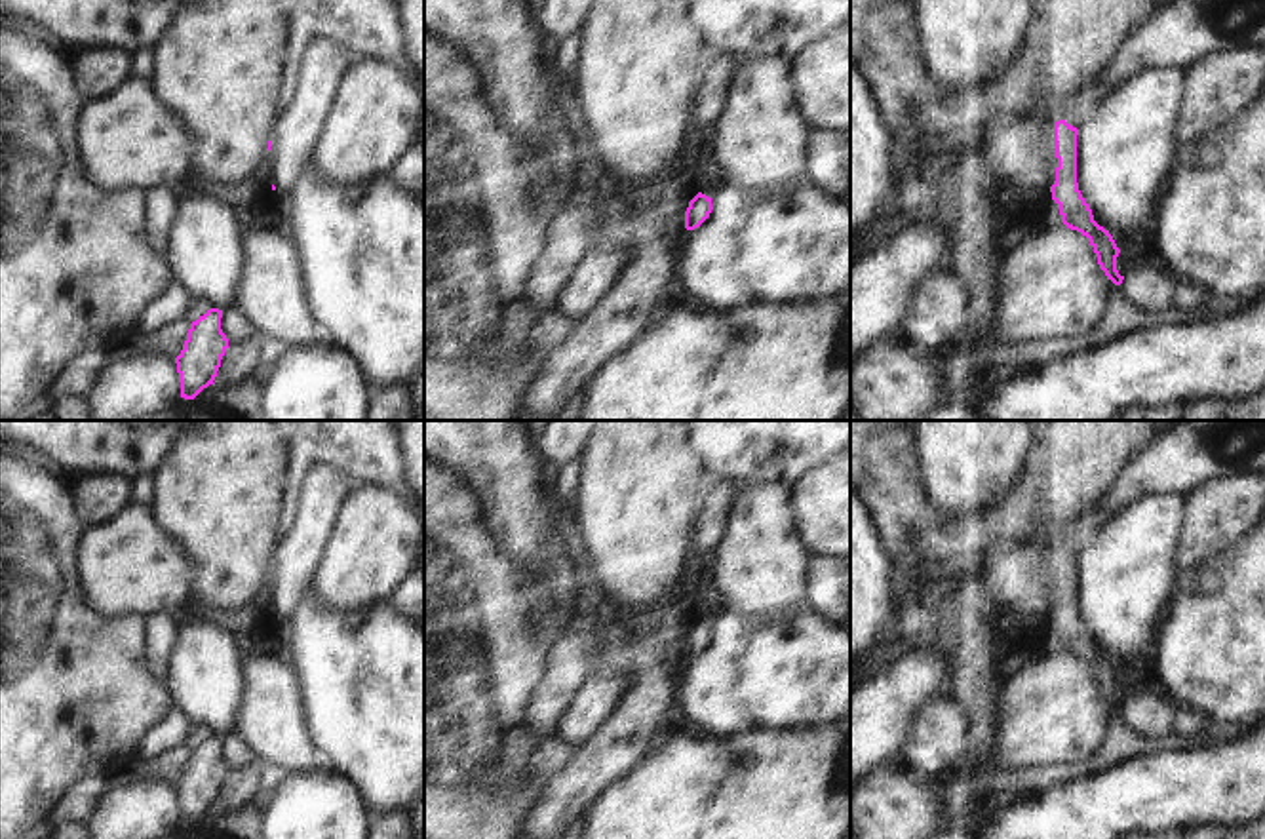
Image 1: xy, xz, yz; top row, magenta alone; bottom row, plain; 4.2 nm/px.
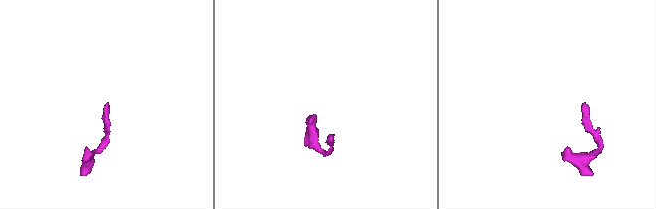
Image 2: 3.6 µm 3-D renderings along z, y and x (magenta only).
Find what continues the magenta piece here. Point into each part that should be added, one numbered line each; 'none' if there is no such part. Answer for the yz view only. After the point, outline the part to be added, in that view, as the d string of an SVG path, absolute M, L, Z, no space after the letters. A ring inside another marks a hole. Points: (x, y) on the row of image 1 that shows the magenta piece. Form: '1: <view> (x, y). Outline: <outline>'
1: yz (1071, 111). Outline: M1077 97L1067 101L1048 101L1048 118L1058 122L1065 120L1073 127L1080 127L1086 116L1096 108L1098 103L1080 103Z

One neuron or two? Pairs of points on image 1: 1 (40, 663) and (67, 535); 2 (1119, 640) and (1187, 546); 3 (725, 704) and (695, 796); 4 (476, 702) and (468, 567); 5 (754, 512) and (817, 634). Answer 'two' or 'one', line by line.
1: one
2: two
3: two
4: one
5: two

